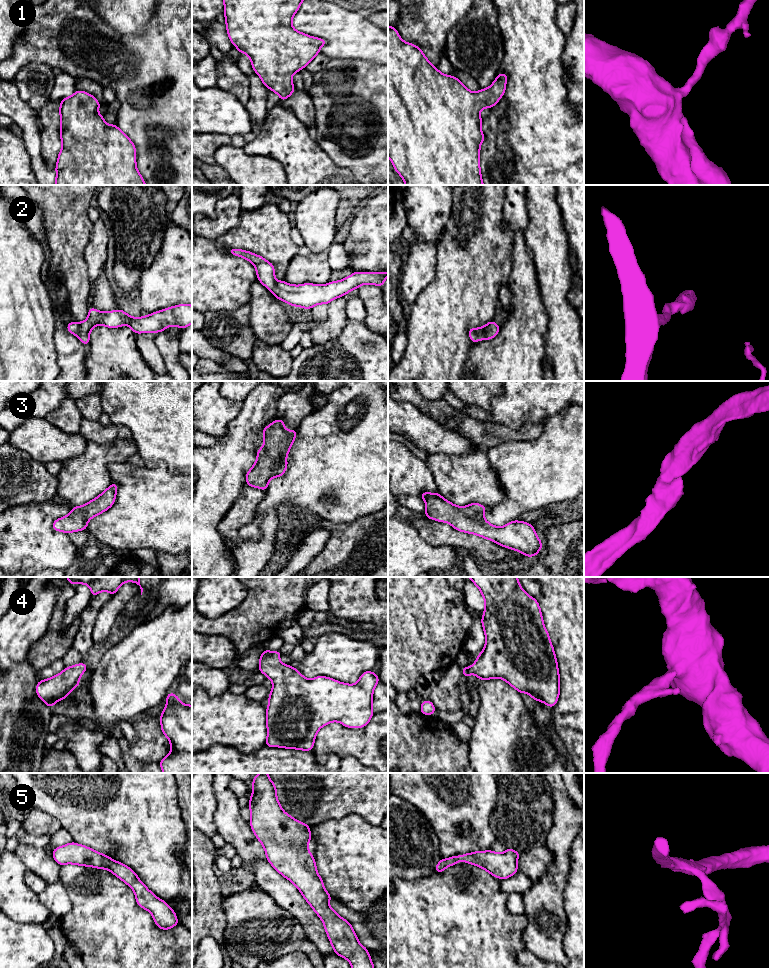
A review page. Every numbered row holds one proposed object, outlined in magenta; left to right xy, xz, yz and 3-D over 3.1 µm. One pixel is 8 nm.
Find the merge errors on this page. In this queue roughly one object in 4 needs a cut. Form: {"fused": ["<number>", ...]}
{"fused": []}

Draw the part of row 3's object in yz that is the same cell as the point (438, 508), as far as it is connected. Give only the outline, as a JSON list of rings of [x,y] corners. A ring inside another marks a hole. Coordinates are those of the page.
[[[423,492],[419,495],[426,504],[425,516],[438,522],[447,522],[454,529],[475,534],[505,548],[521,552],[526,557],[535,557],[543,544],[534,527],[524,521],[513,520],[503,527],[496,527],[484,518],[486,507],[471,503],[460,507],[443,498],[438,492]]]

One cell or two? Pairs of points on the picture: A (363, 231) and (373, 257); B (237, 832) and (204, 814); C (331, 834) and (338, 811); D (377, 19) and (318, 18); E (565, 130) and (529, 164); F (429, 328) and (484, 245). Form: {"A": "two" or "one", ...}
{"A": "one", "B": "two", "C": "two", "D": "two", "E": "one", "F": "one"}

